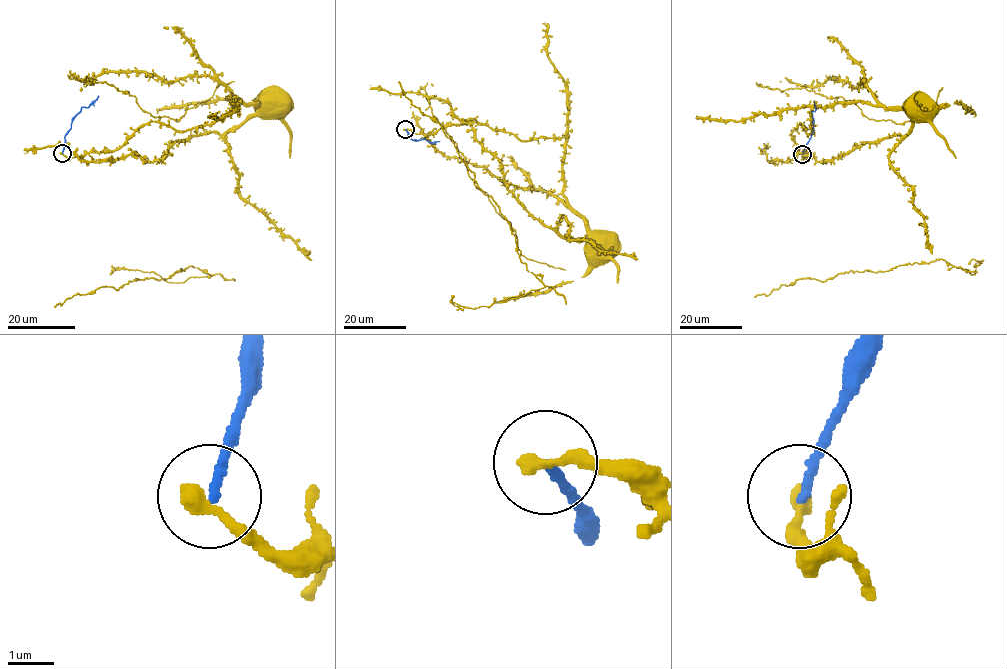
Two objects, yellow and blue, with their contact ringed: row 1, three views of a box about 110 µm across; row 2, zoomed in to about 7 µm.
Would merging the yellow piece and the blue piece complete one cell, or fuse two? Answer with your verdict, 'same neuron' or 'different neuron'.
different neuron

